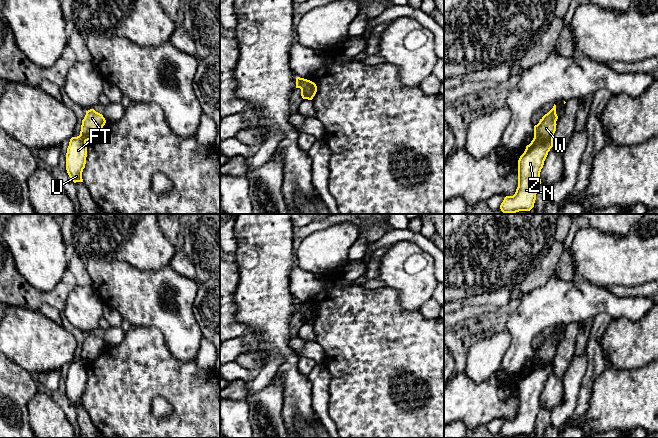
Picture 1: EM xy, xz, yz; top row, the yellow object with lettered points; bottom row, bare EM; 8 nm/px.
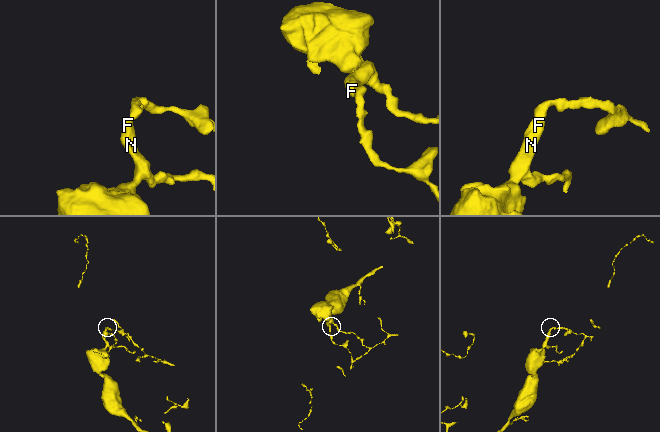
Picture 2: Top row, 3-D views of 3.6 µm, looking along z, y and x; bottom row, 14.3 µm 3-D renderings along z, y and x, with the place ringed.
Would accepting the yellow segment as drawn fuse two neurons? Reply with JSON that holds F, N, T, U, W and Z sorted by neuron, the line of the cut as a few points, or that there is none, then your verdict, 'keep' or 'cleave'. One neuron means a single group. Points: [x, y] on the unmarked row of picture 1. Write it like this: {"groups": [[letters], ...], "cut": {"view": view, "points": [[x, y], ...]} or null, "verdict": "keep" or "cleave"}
{"groups": [["F", "N", "U", "Z"], ["T", "W"]], "cut": {"view": "xz", "points": [[309, 304], [305, 314], [305, 322]]}, "verdict": "cleave"}

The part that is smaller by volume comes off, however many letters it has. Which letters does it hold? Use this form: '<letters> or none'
T, W

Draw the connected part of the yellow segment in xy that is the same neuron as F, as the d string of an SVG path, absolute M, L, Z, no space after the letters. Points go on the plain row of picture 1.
M79 359L72 361L66 377L66 394L70 403L76 406L83 406L82 396L85 392L87 371L84 362Z

